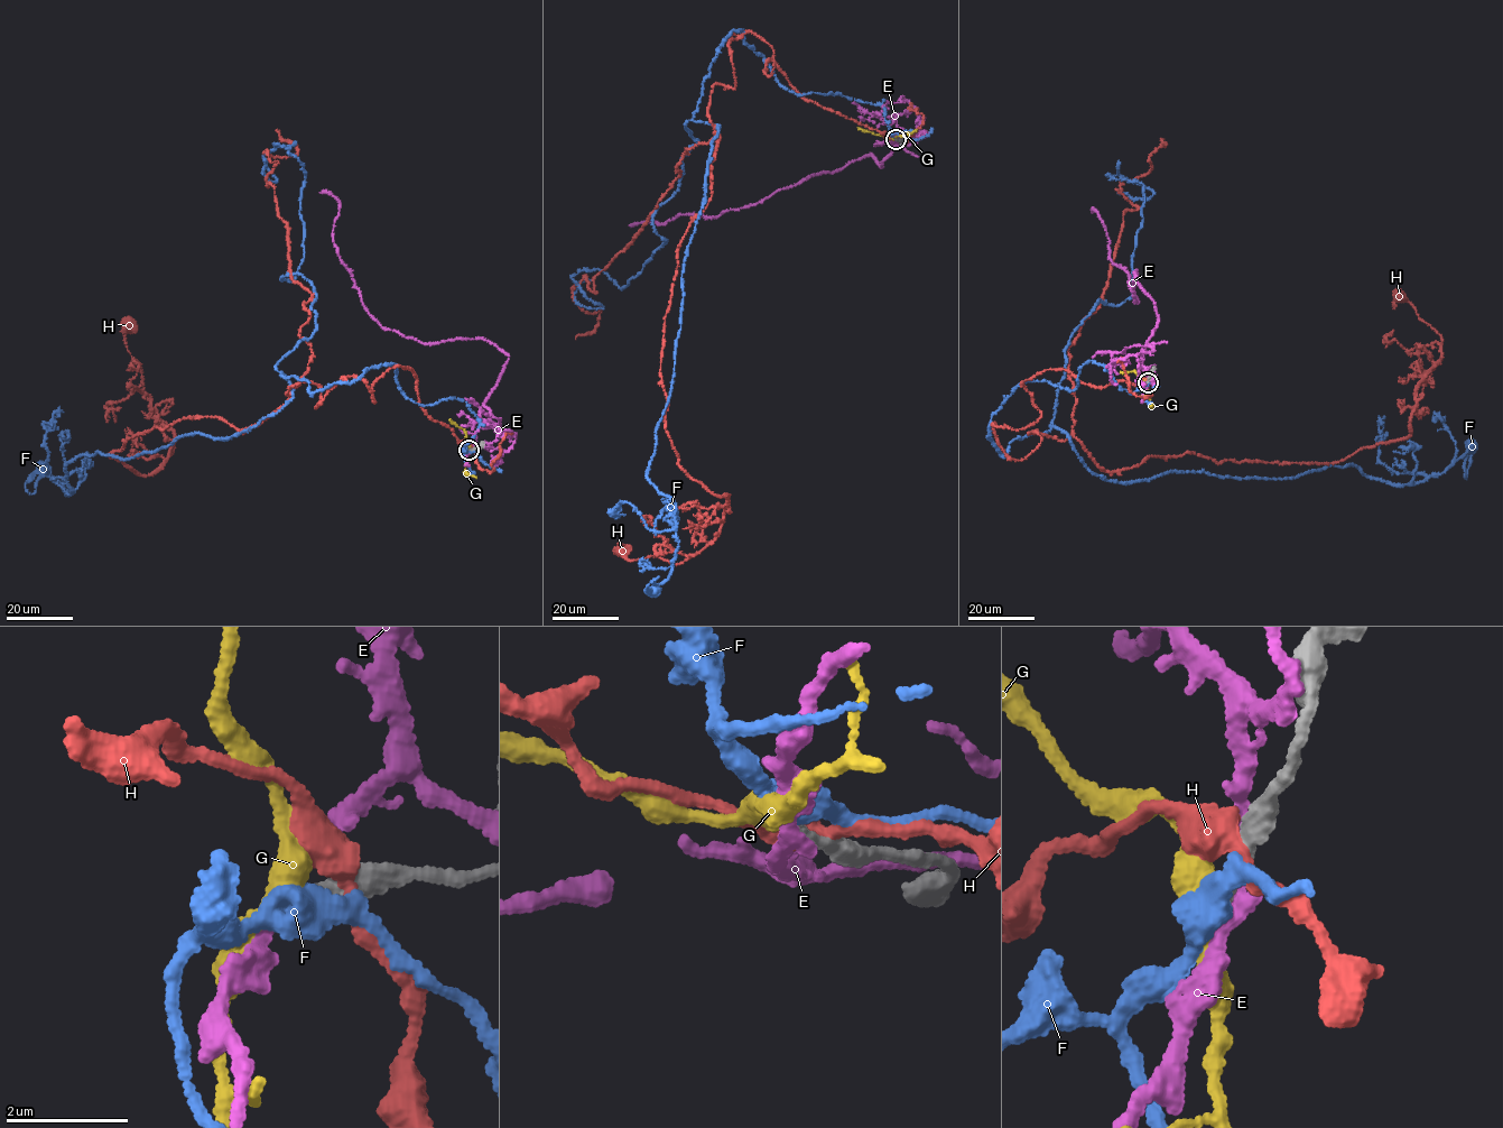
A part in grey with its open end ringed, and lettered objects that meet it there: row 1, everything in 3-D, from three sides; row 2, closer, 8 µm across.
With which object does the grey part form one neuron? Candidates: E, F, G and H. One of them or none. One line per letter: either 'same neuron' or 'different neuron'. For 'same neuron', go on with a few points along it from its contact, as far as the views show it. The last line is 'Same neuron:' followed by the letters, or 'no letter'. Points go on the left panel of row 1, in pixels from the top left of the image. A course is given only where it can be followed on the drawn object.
E: different neuron
F: different neuron
G: different neuron
H: different neuron
Same neuron: no letter

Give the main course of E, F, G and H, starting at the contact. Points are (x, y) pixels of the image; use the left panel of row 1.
E: (469, 451), (460, 427), (489, 418), (508, 356), (381, 326), (337, 252), (339, 202), (318, 193)
F: (470, 450), (466, 403), (383, 363), (82, 454), (71, 493), (44, 469)
G: (470, 450), (464, 430), (448, 419)
H: (473, 449), (398, 366), (374, 401), (302, 381), (247, 430), (109, 454), (145, 477), (175, 434), (120, 332)

